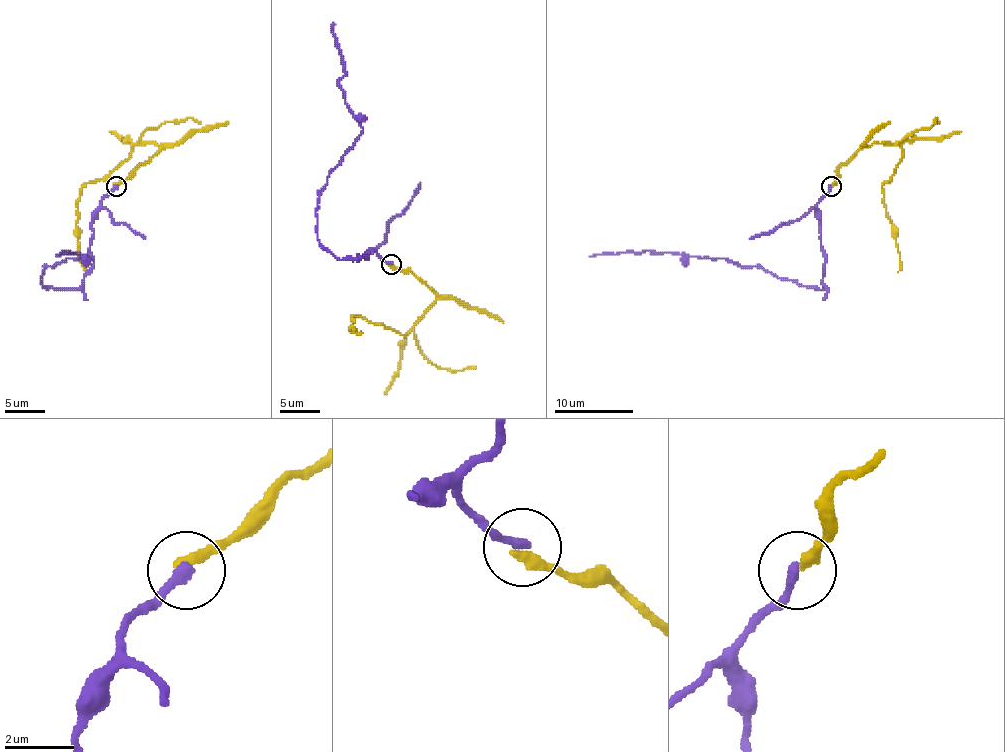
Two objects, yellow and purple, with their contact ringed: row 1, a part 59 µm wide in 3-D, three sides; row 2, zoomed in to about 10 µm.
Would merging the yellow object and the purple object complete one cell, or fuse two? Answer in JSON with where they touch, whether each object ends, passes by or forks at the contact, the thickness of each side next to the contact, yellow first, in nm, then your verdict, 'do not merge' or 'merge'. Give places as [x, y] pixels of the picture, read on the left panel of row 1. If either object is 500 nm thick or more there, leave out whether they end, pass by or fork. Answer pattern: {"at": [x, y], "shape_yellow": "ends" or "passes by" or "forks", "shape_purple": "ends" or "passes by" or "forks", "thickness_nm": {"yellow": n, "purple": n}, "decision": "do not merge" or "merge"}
{"at": [116, 186], "shape_yellow": "ends", "shape_purple": "ends", "thickness_nm": {"yellow": 340, "purple": 280}, "decision": "merge"}

